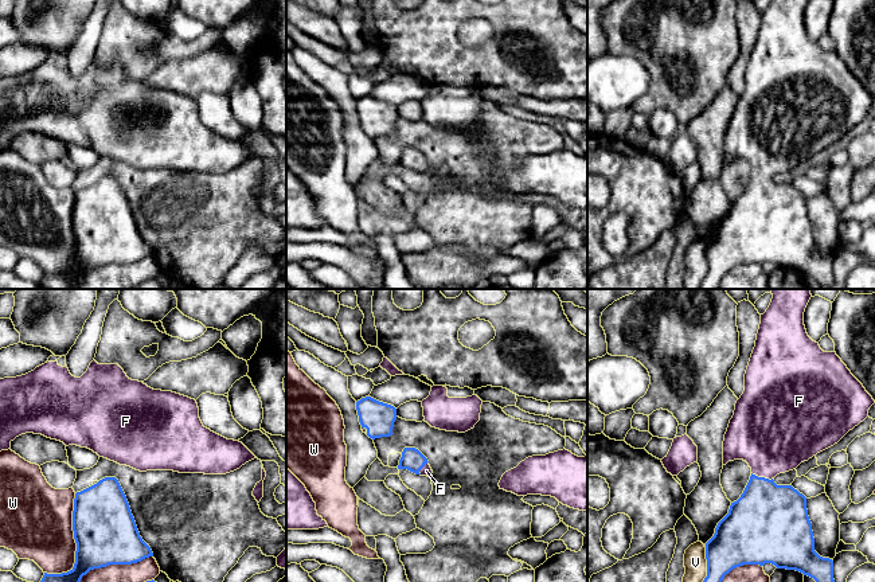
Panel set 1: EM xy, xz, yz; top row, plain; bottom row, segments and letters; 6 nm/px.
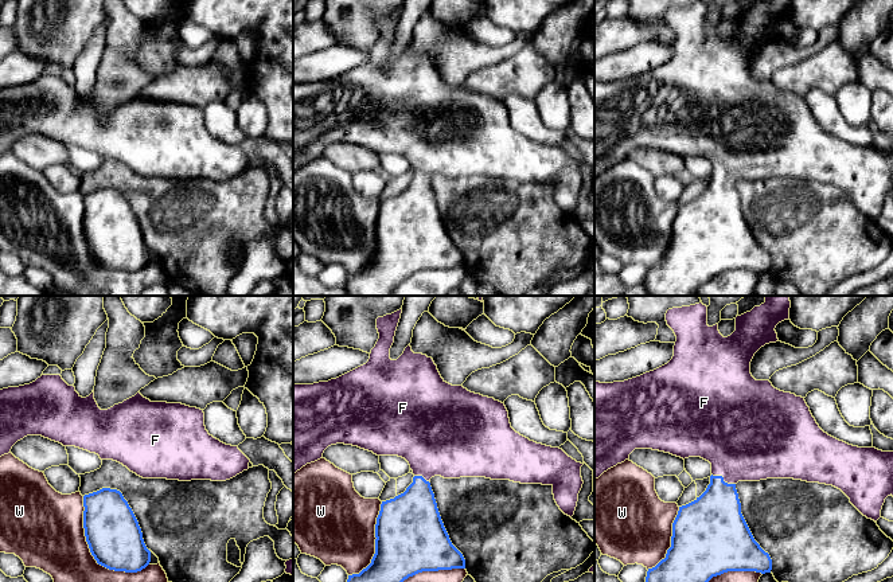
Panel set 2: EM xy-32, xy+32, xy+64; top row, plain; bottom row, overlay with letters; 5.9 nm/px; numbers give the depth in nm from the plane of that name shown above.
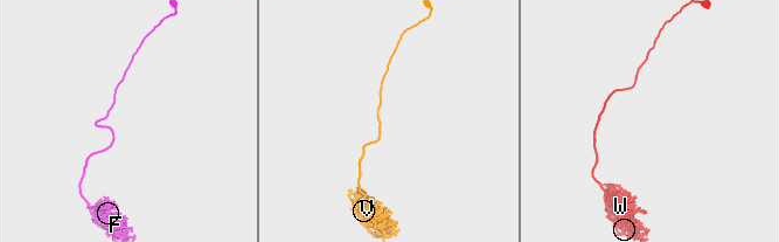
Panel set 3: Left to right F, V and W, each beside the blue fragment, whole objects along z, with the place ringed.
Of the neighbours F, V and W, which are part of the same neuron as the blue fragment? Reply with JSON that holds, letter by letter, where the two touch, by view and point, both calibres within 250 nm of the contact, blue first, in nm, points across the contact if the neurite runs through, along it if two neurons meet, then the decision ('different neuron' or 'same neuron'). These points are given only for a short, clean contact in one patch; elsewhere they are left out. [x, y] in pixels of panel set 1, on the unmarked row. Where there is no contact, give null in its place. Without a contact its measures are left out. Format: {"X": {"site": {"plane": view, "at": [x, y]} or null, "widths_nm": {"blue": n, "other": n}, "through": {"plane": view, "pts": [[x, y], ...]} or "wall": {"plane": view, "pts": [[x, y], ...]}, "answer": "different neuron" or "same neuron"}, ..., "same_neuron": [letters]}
{"F": {"site": {"plane": "yz", "at": [762, 176]}, "widths_nm": {"blue": 420, "other": 440}, "through": {"plane": "yz", "pts": [[766, 218], [762, 176], [773, 136]]}, "answer": "same neuron"}, "V": {"site": {"plane": "yz", "at": [707, 268]}, "widths_nm": {"blue": 300, "other": 140}, "answer": "different neuron"}, "W": {"site": {"plane": "xy", "at": [75, 241]}, "widths_nm": {"blue": 380, "other": 420}, "answer": "different neuron"}, "same_neuron": ["F"]}

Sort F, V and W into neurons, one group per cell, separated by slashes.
F / V / W

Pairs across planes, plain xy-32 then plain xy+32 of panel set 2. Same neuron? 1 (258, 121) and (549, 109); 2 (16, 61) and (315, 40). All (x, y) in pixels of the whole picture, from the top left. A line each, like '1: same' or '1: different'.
1: same
2: different

